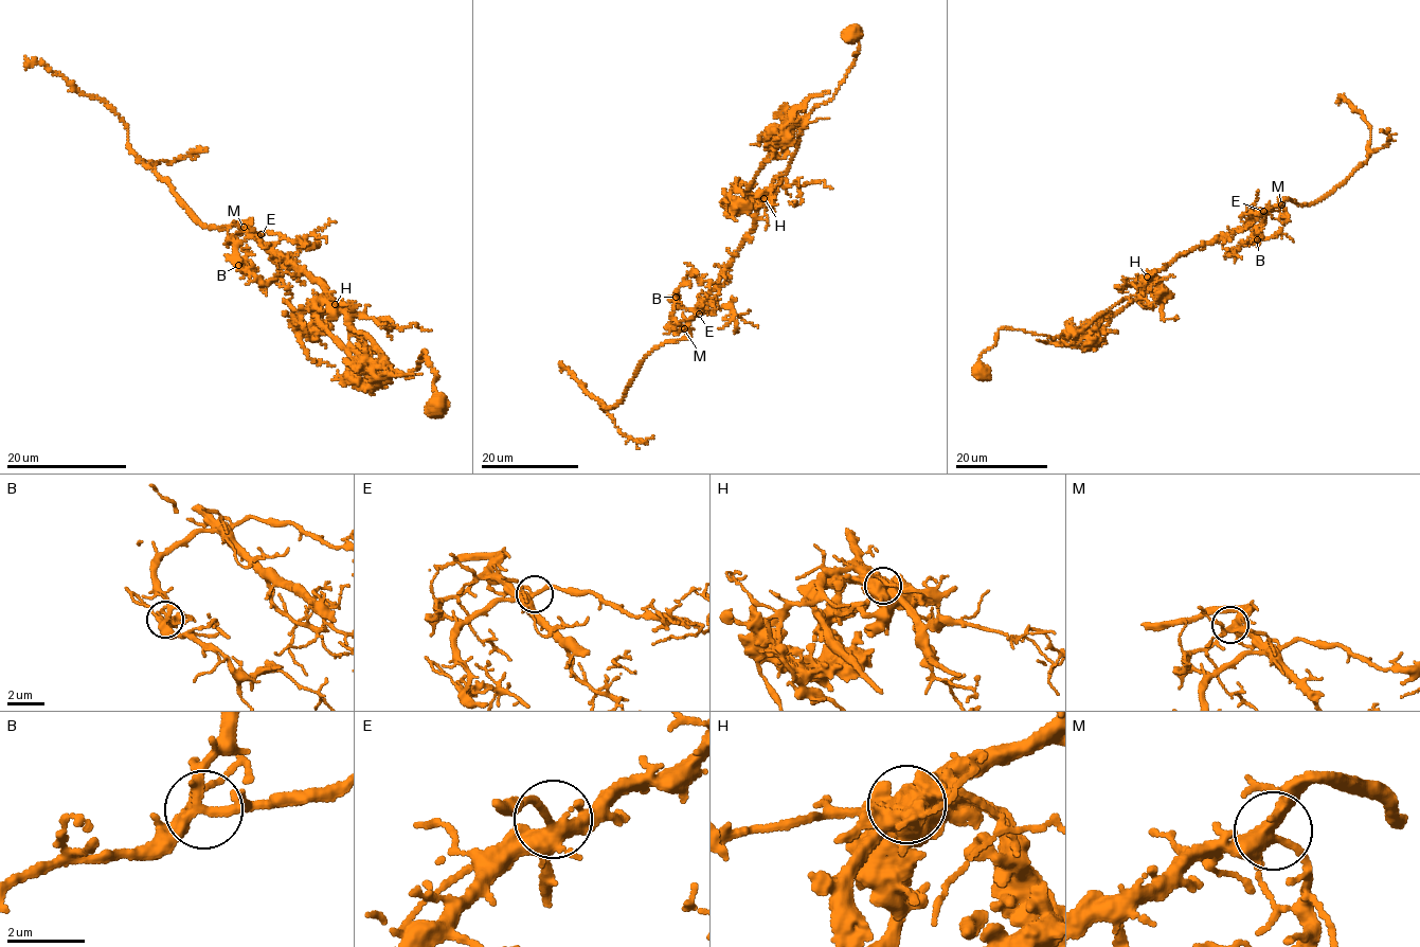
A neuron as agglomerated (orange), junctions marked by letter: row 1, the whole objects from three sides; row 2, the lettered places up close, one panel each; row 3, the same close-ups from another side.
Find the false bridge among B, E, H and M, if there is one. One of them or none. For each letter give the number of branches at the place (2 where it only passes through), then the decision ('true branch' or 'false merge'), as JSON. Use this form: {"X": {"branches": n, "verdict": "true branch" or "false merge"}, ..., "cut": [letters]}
{"B": {"branches": 6, "verdict": "true branch"}, "E": {"branches": 4, "verdict": "true branch"}, "H": {"branches": 5, "verdict": "false merge"}, "M": {"branches": 4, "verdict": "true branch"}, "cut": ["H"]}

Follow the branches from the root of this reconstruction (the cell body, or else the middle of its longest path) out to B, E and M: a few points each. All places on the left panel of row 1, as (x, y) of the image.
B: (439, 407), (438, 378), (426, 352), (419, 368), (392, 374), (319, 282), (254, 236), (235, 248), (238, 265)
E: (439, 407), (438, 378), (426, 352), (419, 368), (392, 374), (319, 282), (268, 250), (261, 234)
M: (439, 407), (438, 378), (426, 352), (419, 368), (392, 374), (319, 282), (244, 227)

